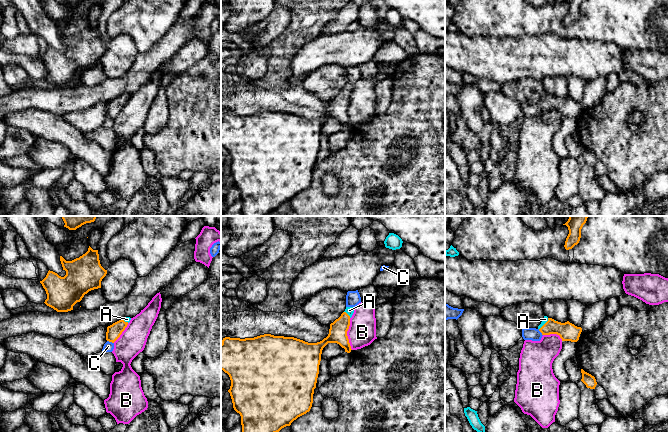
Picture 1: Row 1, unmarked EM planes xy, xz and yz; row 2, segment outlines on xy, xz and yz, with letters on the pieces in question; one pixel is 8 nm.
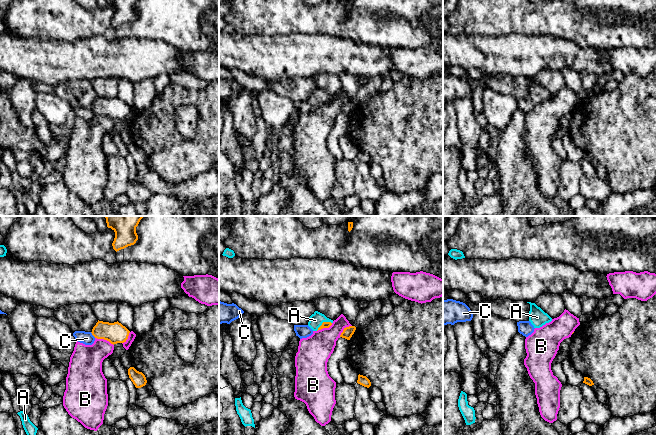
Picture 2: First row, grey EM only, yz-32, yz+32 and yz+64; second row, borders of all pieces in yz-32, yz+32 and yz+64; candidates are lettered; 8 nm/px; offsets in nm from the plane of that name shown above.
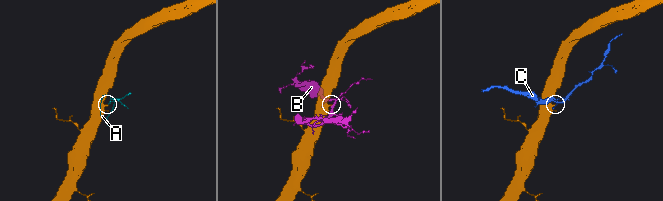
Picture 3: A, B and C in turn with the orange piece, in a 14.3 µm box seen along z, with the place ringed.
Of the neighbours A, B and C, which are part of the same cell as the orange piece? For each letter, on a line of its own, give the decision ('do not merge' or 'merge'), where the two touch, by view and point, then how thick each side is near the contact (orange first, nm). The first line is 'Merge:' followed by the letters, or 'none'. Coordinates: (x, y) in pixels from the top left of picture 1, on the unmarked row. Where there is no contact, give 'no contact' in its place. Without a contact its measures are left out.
Merge: A
A: merge; contact xz (347, 90); calibres 140 and 60 nm
B: do not merge; contact xz (346, 110); calibres 140 and 220 nm
C: do not merge; contact xy (110, 117); calibres 120 and 80 nm

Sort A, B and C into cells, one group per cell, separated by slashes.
A / B / C

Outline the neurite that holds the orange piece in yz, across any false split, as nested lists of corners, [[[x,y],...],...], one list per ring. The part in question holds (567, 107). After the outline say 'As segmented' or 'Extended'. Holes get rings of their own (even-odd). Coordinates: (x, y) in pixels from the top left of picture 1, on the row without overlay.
[[[544,92],[543,97],[538,102],[542,111],[557,110],[562,117],[577,118],[582,108],[581,103],[577,103],[569,97],[565,99],[558,98],[552,94]]]. Extended

